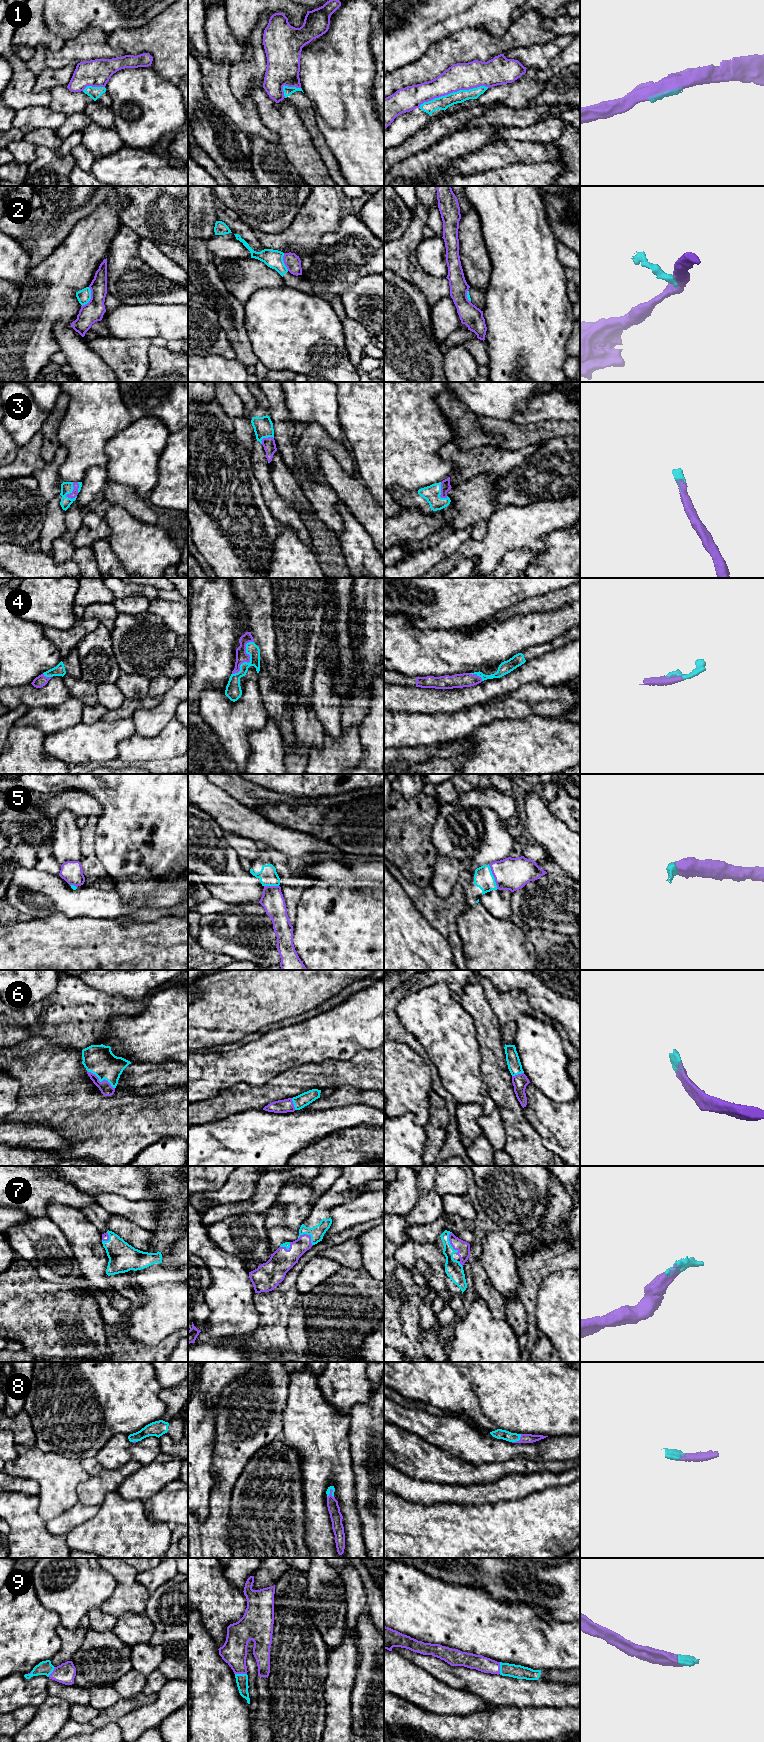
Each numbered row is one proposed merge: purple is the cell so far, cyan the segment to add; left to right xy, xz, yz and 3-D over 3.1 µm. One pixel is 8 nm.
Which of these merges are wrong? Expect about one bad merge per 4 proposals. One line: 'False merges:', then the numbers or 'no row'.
False merges: 1, 2

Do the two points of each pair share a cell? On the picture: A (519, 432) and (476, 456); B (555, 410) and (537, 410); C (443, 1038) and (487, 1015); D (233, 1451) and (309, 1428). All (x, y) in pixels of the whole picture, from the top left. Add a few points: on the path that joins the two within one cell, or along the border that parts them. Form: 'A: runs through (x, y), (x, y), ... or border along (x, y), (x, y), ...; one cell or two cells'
A: border along (496, 444), (499, 448), (519, 449); two cells
B: runs through (551, 410), (541, 410); one cell
C: border along (459, 1003), (473, 1020), (475, 1036), (479, 1045); two cells
D: border along (284, 1411), (281, 1434); two cells

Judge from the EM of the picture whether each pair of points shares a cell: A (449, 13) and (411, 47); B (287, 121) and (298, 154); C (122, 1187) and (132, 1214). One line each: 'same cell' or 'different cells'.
A: same cell
B: same cell
C: different cells

